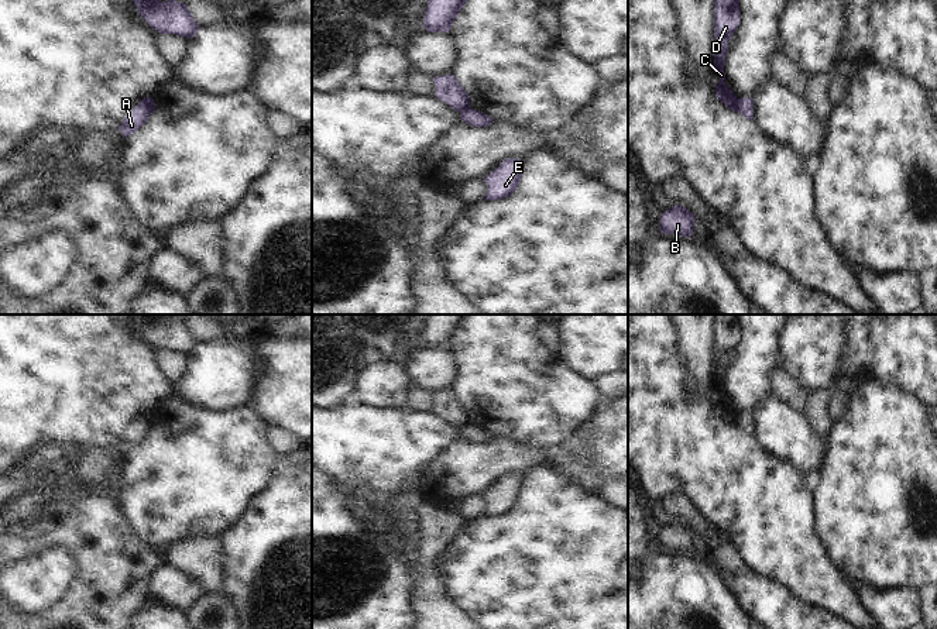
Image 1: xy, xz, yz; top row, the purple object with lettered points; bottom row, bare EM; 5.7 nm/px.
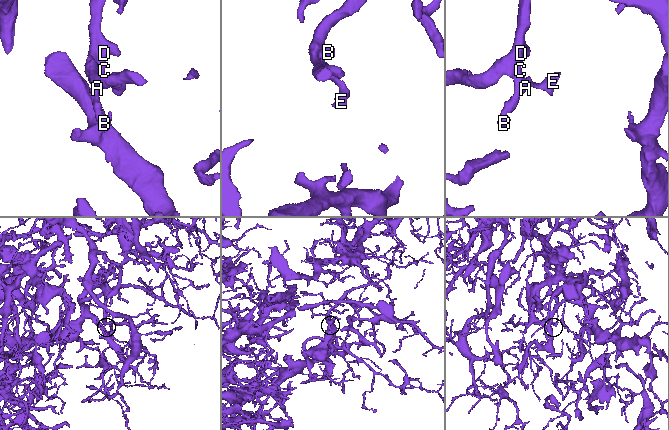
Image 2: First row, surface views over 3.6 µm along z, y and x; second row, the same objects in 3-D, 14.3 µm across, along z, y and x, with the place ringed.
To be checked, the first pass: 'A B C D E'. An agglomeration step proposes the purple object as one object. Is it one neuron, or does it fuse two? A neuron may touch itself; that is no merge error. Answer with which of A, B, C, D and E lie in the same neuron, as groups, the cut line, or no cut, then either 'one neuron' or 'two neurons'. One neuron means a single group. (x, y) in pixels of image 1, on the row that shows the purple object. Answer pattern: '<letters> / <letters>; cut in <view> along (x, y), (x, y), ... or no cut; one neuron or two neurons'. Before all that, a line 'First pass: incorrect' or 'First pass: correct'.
First pass: incorrect
A B C D / E; cut in yz along (738, 99), (737, 110); two neurons

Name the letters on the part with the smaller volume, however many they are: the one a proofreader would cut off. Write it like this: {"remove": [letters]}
{"remove": ["E"]}

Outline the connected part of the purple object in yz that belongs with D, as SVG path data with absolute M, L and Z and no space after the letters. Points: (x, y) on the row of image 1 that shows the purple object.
M714 0L714 63L713 68L720 78L715 86L715 97L730 110L738 111L737 96L724 83L725 58L728 54L728 41L732 38L741 21L739 0Z

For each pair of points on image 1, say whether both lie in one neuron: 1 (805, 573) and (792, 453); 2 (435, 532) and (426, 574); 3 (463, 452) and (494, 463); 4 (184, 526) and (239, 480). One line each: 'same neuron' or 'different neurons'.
1: different neurons
2: same neuron
3: same neuron
4: same neuron

